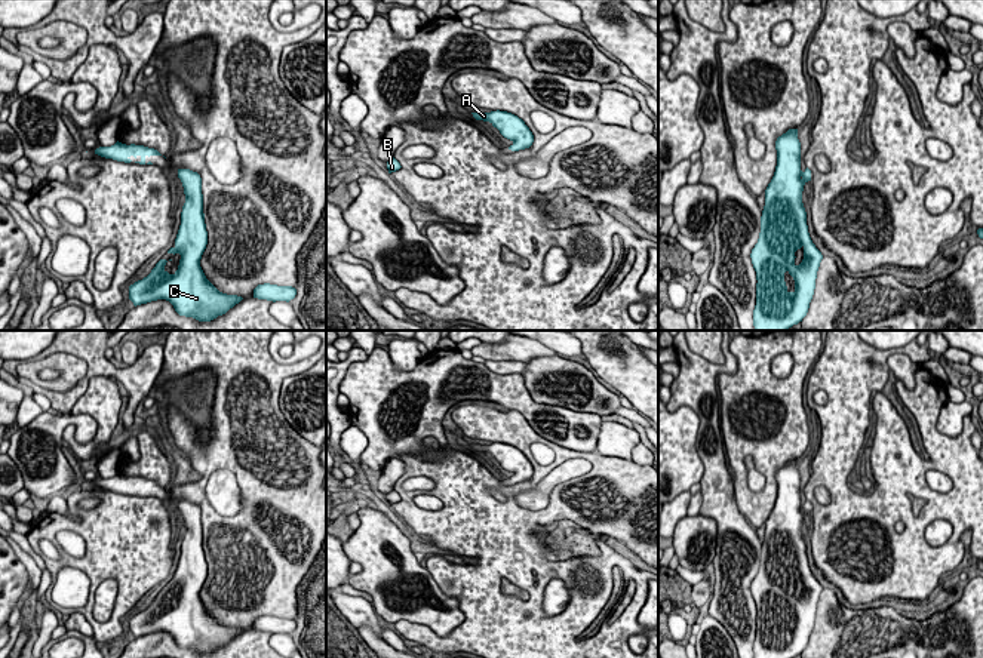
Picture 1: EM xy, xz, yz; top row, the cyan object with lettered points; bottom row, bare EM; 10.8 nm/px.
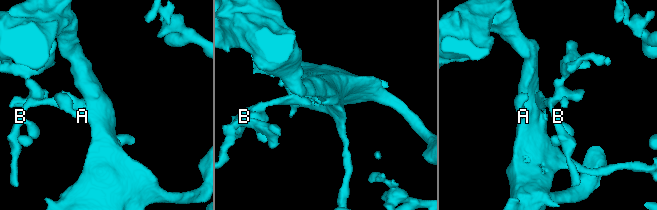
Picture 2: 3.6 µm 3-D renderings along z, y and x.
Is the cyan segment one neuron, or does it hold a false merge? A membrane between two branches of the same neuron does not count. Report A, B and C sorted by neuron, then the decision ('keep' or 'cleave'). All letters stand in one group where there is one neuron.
A B C; keep

